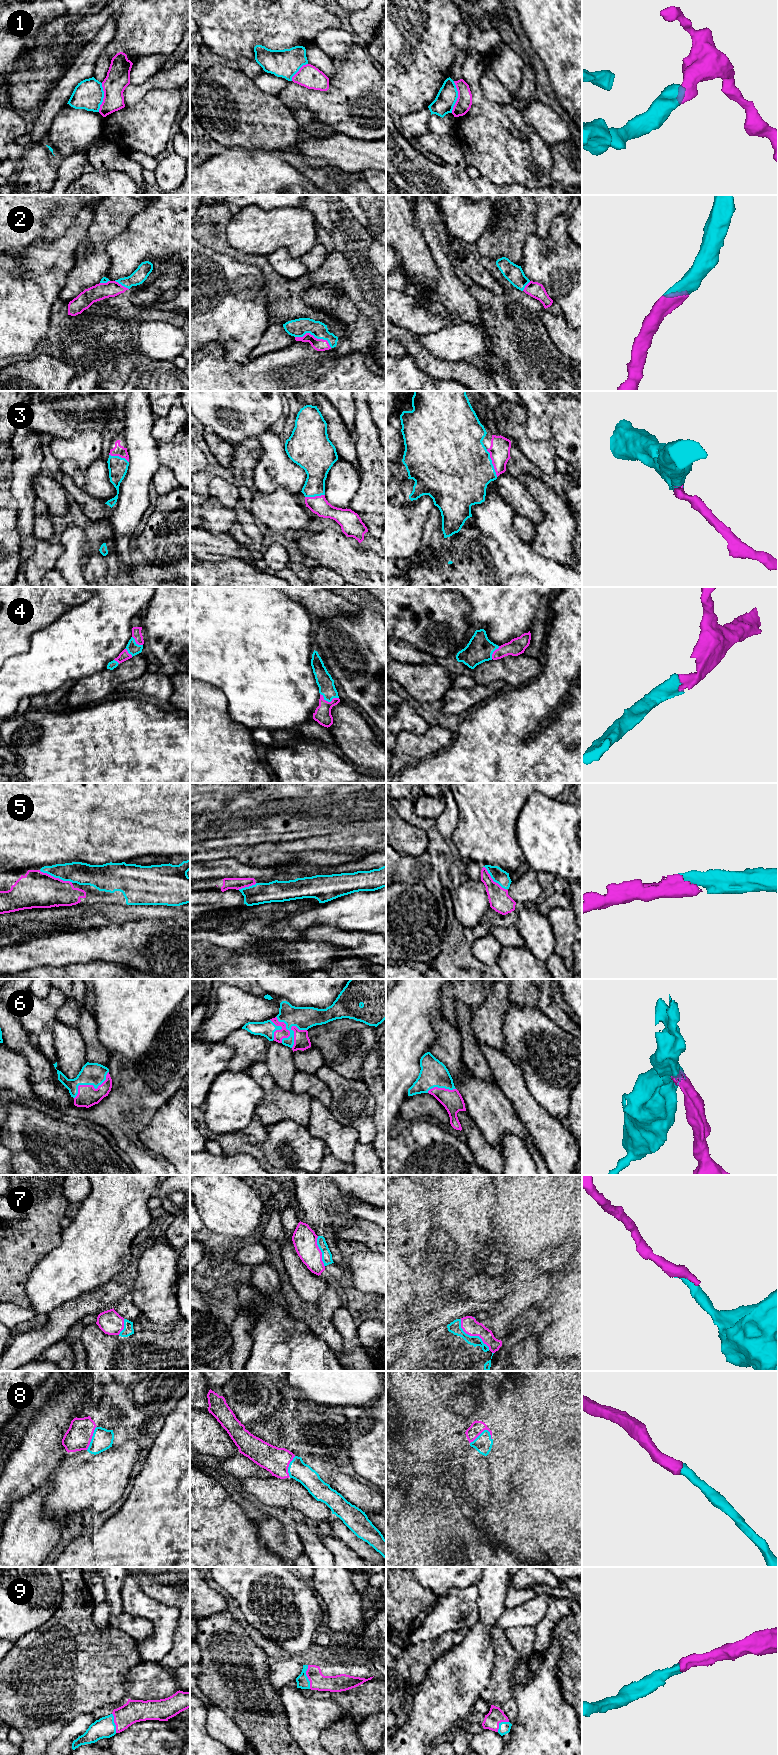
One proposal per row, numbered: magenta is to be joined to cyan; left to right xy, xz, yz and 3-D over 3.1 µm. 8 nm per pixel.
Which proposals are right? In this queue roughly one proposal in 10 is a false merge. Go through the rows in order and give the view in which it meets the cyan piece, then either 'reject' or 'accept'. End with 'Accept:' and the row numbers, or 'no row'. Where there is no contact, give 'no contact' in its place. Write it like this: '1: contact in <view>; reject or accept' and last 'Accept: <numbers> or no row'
1: contact in yz; reject
2: contact in xz; accept
3: contact in yz; accept
4: contact in xz; accept
5: contact in xy; accept
6: contact in xz; accept
7: contact in yz; accept
8: contact in yz; accept
9: contact in xz; accept
Accept: 2, 3, 4, 5, 6, 7, 8, 9

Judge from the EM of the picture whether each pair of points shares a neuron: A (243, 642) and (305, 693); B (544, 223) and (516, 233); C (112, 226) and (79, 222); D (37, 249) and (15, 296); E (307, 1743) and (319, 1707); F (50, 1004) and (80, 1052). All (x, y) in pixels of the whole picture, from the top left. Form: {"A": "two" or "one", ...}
{"A": "one", "B": "two", "C": "two", "D": "one", "E": "one", "F": "one"}

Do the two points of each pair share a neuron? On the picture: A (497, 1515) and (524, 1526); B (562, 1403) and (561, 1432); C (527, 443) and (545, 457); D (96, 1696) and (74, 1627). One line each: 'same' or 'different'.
A: same
B: same
C: same
D: same

